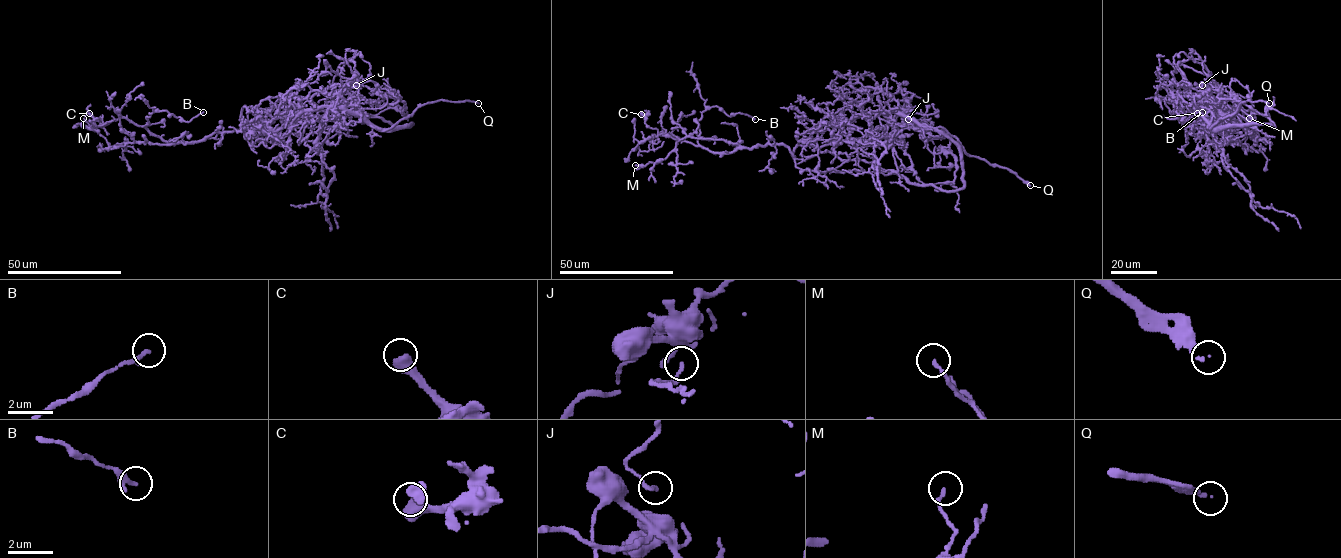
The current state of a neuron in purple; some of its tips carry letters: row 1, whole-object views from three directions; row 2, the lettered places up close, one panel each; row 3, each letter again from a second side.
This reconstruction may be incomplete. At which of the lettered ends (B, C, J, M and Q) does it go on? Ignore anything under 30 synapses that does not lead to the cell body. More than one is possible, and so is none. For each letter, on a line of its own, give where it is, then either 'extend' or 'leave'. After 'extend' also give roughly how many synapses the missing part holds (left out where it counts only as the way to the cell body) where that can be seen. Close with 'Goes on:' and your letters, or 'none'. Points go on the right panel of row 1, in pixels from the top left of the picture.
B: place (1202, 112); leave
C: place (1197, 113); extend; 80 synapses
J: place (1202, 85); leave
M: place (1249, 118); leave
Q: place (1269, 103); extend
Goes on: C, Q

